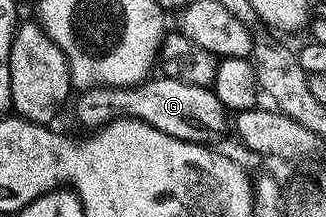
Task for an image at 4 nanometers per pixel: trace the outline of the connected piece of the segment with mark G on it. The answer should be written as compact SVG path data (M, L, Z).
M155 76L140 81L138 85L82 90L78 94L79 98L74 98L76 119L87 131L94 131L119 117L132 117L157 127L157 131L165 131L165 135L196 143L210 142L209 139L214 133L221 132L226 125L228 128L228 110L223 108L221 99L217 99L214 88L197 87L193 83L181 83L181 79Z

